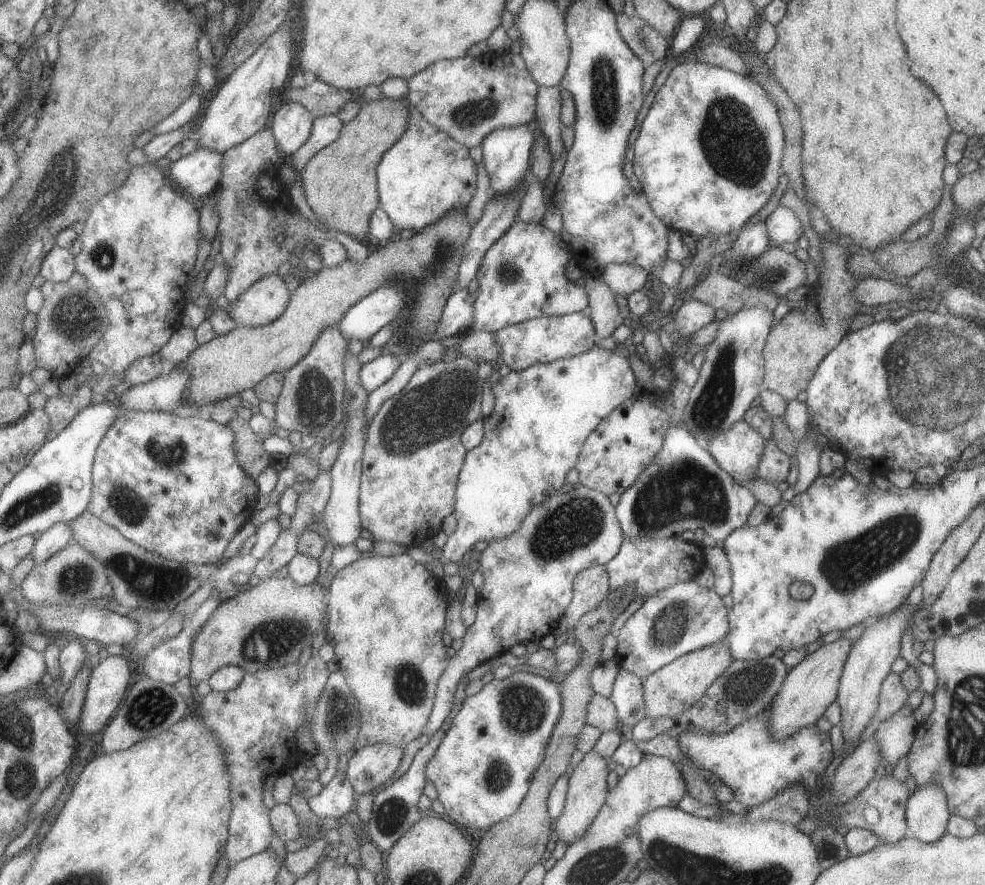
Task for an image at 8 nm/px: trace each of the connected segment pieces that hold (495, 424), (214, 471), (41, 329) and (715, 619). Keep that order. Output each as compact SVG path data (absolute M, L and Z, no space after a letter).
M594 346L579 355L564 357L549 363L510 371L491 386L495 405L484 421L482 442L467 451L455 490L454 514L456 530L440 550L440 560L458 562L479 540L503 539L524 522L535 506L543 503L567 483L566 474L575 468L582 445L588 435L606 418L614 407L639 391L630 361L618 353Z
M124 409L124 415L119 417L115 425L109 430L103 443L100 445L95 462L95 489L89 510L93 510L102 520L111 524L116 530L120 530L130 540L138 543L138 546L162 555L164 558L178 562L189 562L197 565L215 565L225 553L226 548L234 535L248 522L256 510L256 502L259 490L255 479L253 479L239 465L233 444L234 433L227 424L220 424L211 418L199 419L198 417L179 417L172 413L161 413L160 411L135 411Z
M80 271L70 280L61 283L46 280L42 290L46 304L38 315L39 322L34 339L37 364L48 370L52 378L65 379L72 372L78 373L82 361L90 358L108 332L111 326L109 308L90 279Z
M695 581L678 583L657 592L648 597L621 628L617 636L619 665L644 680L675 658L726 638L729 611L714 588L698 586Z

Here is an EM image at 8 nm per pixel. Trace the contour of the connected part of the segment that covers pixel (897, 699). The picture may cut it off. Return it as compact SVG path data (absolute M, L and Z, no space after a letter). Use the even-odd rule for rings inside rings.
M890 671L881 686L878 710L870 726L866 728L861 736L861 742L878 731L878 726L882 720L898 713L900 708L907 702L909 693L901 680L901 676L894 671Z

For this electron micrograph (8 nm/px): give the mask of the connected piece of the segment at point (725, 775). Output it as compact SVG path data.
M768 708L761 710L752 718L748 718L747 721L737 724L728 732L715 735L714 733L700 734L699 732L686 731L677 738L677 742L681 752L694 763L694 766L699 769L710 770L710 772L716 774L726 784L726 788L732 790L735 800L741 802L747 809L752 809L769 801L780 791L796 785L803 785L811 799L821 797L827 790L826 785L823 787L822 777L827 772L828 764L835 757L829 733L823 733L816 724L805 726L789 737L776 740L771 735Z

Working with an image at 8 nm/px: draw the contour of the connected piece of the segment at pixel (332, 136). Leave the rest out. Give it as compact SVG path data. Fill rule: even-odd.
M324 115L313 120L310 138L288 157L292 159L292 166L298 174L319 150L326 148L340 136L343 124L336 115Z

